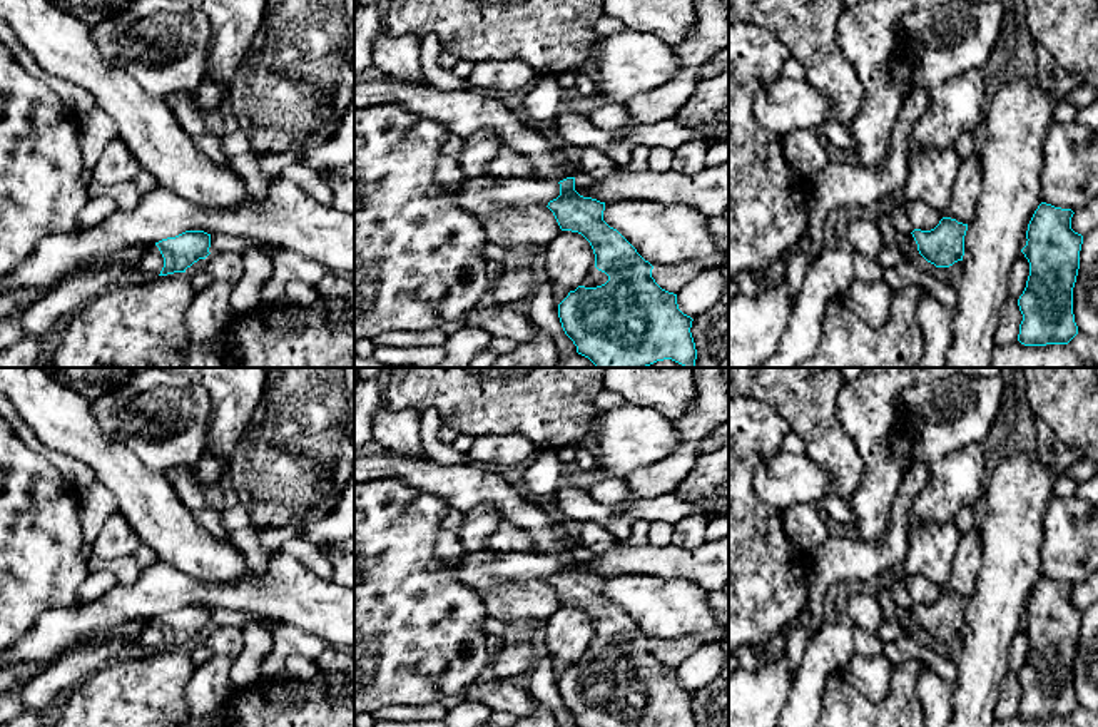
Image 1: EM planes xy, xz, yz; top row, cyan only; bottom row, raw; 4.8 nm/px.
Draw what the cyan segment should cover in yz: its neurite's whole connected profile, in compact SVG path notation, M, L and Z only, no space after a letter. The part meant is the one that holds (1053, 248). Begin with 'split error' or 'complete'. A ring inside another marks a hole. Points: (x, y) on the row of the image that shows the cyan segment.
complete; M1041 202L1028 224L1028 241L1021 252L1029 262L1029 276L1018 299L1023 314L1018 341L1024 346L1068 344L1078 334L1073 287L1080 269L1083 236L1071 229L1073 214L1071 209Z

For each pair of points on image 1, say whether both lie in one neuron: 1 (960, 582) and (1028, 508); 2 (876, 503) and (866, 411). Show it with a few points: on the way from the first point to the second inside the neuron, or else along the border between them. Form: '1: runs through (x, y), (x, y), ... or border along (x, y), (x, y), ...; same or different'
1: border along (981, 528), (981, 569), (975, 590), (970, 595); different
2: runs through (876, 480), (876, 435); same

